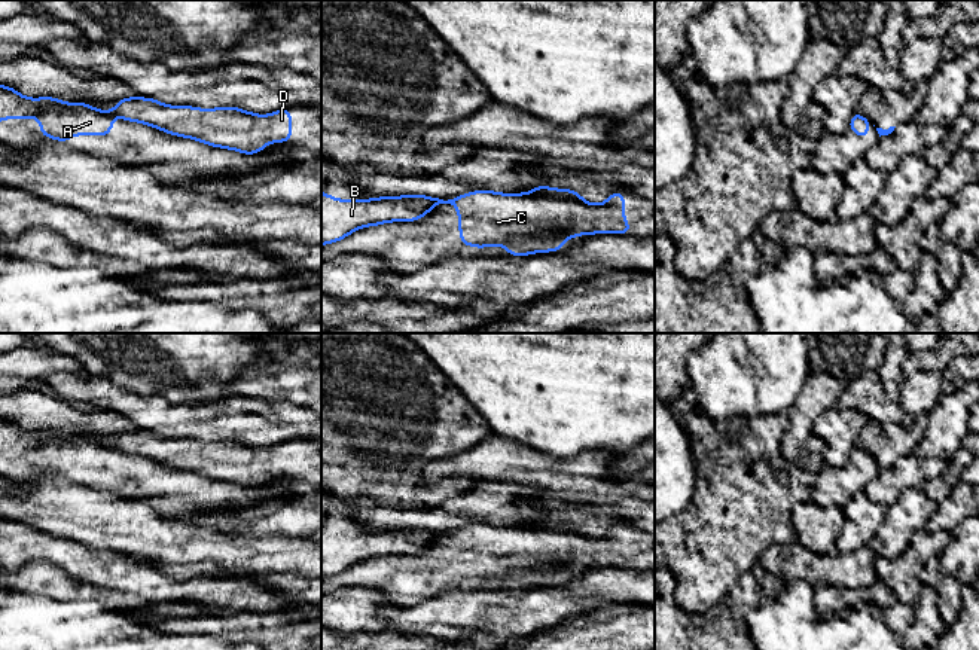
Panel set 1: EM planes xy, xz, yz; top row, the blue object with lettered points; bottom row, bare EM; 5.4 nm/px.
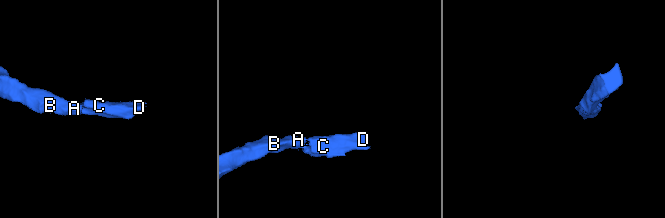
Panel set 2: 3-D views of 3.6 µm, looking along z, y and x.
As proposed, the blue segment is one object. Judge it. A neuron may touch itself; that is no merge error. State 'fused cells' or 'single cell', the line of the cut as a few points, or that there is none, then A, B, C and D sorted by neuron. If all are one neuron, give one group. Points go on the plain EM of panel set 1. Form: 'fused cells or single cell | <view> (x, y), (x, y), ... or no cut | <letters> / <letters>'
fused cells | xy (104, 445), (112, 449) | A B / C D

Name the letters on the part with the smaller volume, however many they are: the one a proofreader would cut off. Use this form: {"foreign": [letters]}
{"foreign": ["C", "D"]}

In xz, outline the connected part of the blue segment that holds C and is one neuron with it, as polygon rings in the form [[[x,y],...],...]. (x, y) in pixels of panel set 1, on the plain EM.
[[[534,519],[530,527],[500,527],[476,524],[455,530],[440,537],[458,543],[460,574],[476,582],[503,579],[509,589],[562,585],[568,571],[591,567],[629,567],[634,559],[625,555],[625,527],[616,525],[604,537],[588,537],[571,522]]]

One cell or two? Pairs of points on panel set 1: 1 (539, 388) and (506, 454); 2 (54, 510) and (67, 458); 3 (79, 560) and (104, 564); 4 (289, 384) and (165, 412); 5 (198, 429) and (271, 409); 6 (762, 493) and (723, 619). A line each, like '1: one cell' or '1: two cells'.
1: two cells
2: two cells
3: one cell
4: two cells
5: one cell
6: two cells

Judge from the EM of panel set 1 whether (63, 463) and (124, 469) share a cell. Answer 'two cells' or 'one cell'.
one cell

